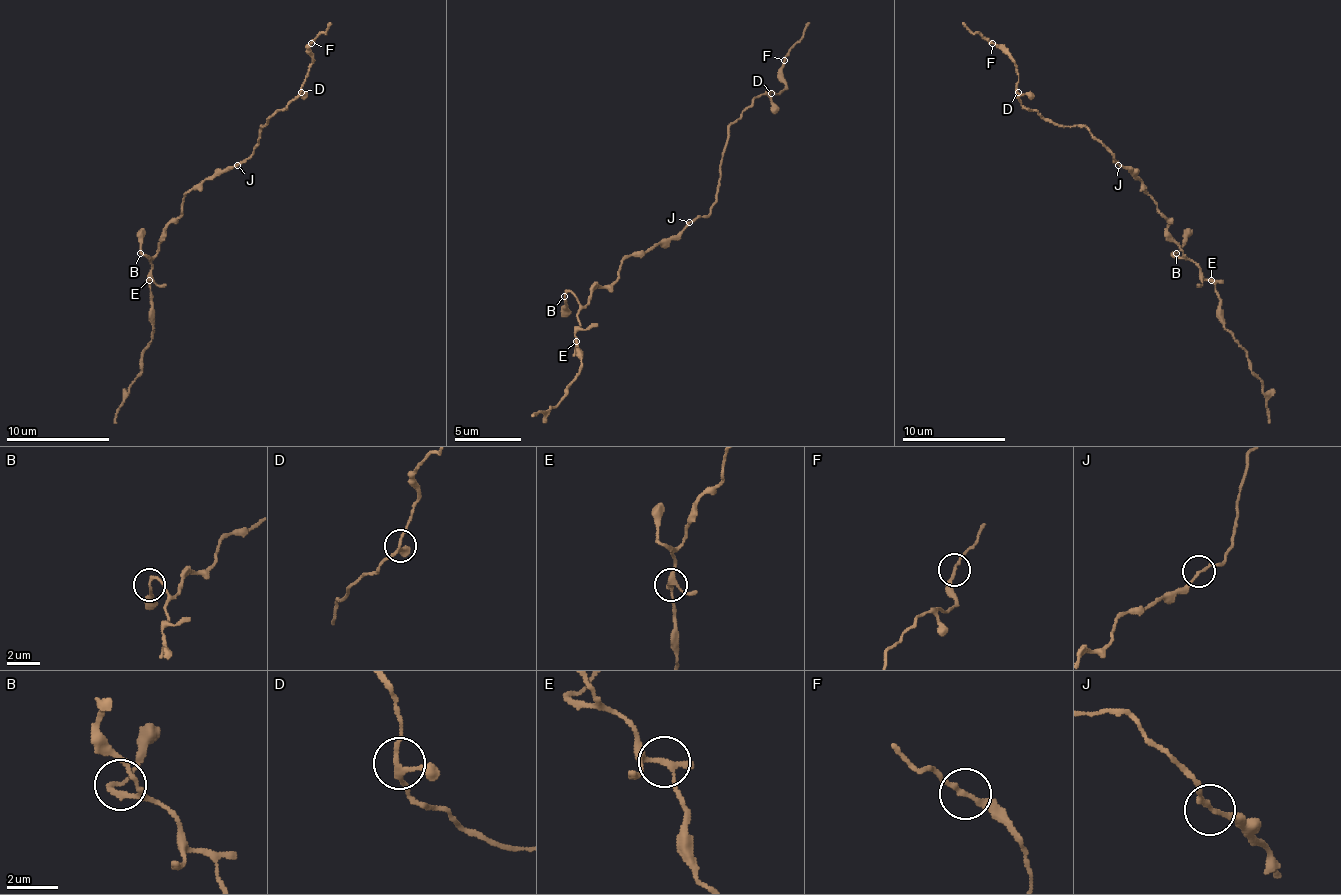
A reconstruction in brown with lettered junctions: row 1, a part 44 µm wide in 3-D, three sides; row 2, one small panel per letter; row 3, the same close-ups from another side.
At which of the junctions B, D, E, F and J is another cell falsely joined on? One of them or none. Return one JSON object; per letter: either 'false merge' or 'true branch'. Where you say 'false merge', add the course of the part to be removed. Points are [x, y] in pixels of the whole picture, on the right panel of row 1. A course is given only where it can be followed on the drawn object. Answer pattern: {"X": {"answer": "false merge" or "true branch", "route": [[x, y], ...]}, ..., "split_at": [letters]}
{"B": {"answer": "true branch"}, "D": {"answer": "true branch"}, "E": {"answer": "true branch"}, "F": {"answer": "true branch"}, "J": {"answer": "true branch"}, "split_at": []}

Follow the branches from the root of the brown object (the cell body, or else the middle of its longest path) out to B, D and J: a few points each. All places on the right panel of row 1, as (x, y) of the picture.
B: (1142, 185), (1168, 221), (1168, 237), (1183, 255), (1175, 257), (1173, 255), (1175, 252)
D: (1142, 185), (1082, 125), (1049, 123), (1036, 110), (1025, 107), (1018, 92)
J: (1142, 185), (1131, 172), (1119, 164)

